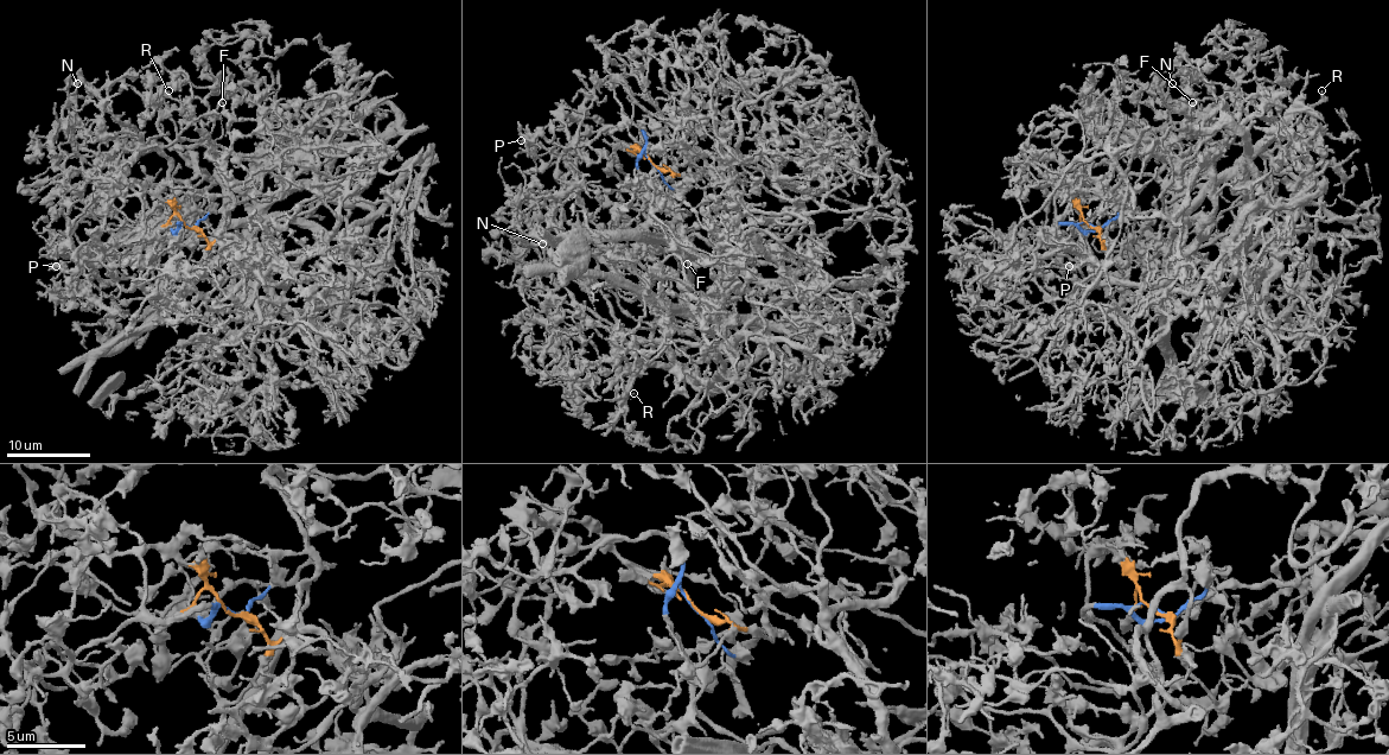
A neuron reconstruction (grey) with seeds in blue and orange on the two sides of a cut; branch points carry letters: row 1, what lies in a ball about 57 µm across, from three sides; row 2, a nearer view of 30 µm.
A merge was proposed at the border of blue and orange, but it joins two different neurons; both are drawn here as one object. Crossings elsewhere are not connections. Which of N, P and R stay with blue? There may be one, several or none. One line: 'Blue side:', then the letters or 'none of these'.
Blue side: P

